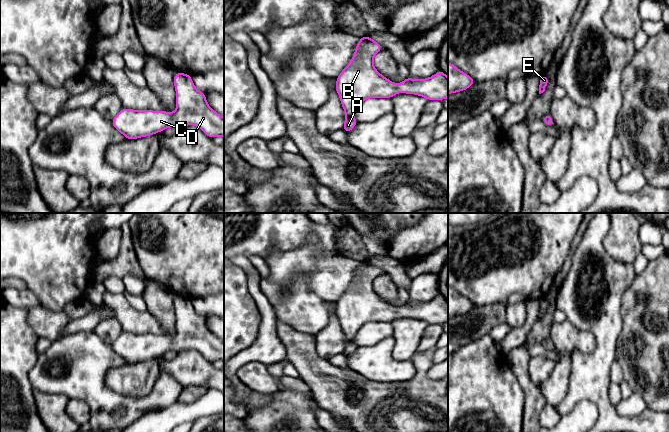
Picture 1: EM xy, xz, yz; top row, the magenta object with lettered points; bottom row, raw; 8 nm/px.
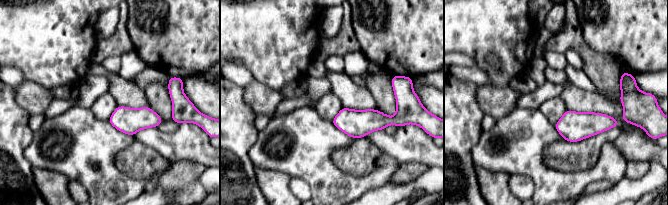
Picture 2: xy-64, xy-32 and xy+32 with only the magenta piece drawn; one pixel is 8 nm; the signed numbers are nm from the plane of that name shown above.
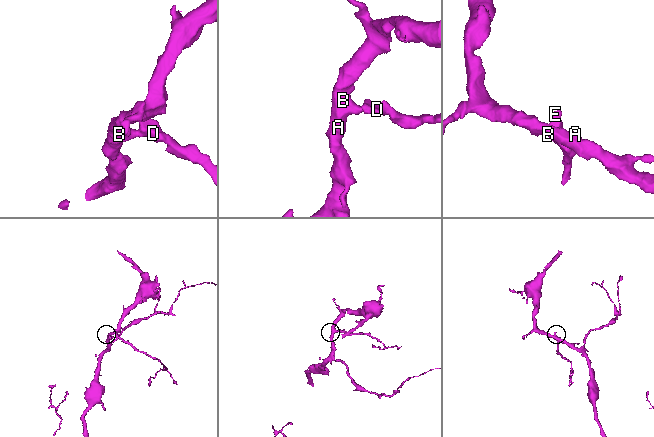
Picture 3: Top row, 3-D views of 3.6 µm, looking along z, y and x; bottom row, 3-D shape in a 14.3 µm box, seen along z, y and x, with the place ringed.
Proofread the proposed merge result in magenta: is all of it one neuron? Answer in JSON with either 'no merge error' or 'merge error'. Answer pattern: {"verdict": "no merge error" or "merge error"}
{"verdict": "no merge error"}

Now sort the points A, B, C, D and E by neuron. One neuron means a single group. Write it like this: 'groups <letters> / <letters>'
groups A B C D E

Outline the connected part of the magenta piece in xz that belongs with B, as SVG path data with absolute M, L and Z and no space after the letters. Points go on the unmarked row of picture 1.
M369 259L360 261L355 271L353 282L336 302L335 314L337 315L341 329L345 336L343 355L349 357L357 348L354 337L359 329L368 322L389 322L397 317L414 318L429 324L441 324L448 322L448 301L439 294L433 300L425 303L412 303L410 300L399 308L392 306L380 298L374 291L373 282L382 274L380 267L372 264Z

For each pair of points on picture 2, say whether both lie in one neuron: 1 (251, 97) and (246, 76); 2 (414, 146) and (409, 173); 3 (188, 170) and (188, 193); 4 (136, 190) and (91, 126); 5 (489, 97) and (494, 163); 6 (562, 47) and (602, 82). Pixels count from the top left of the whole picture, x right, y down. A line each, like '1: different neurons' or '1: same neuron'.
1: different neurons
2: different neurons
3: same neuron
4: same neuron
5: different neurons
6: same neuron

